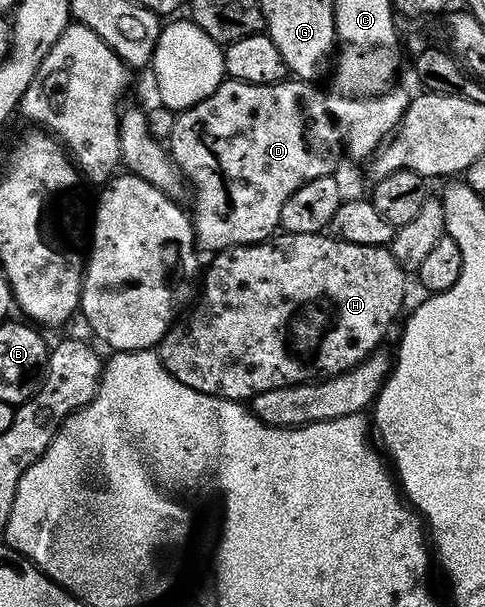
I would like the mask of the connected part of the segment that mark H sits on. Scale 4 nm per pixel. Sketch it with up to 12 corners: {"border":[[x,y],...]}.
{"border":[[327,233],[226,247],[157,350],[250,401],[380,350],[408,272]]}

